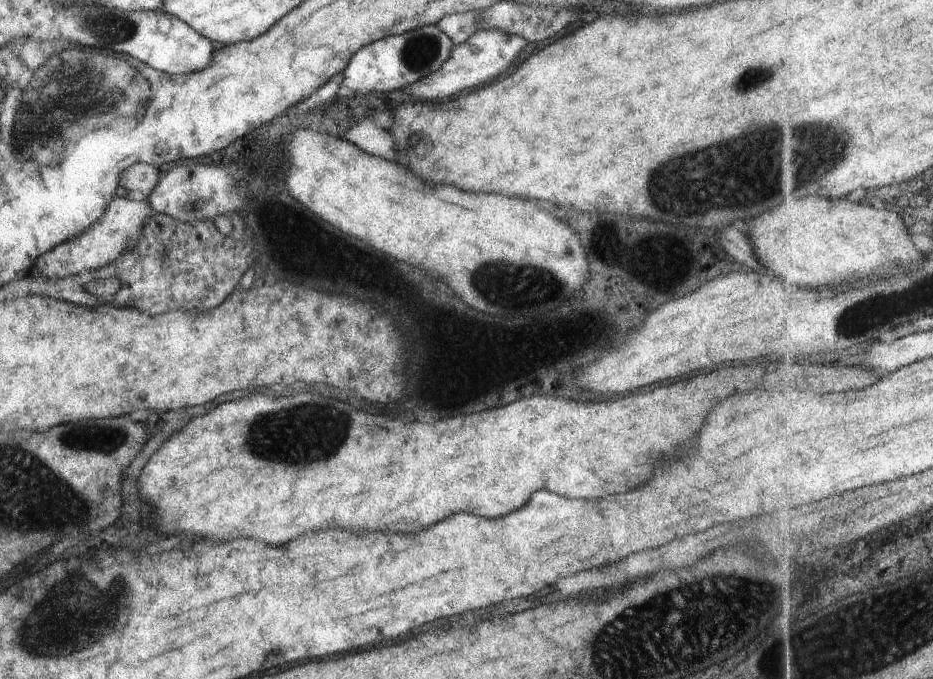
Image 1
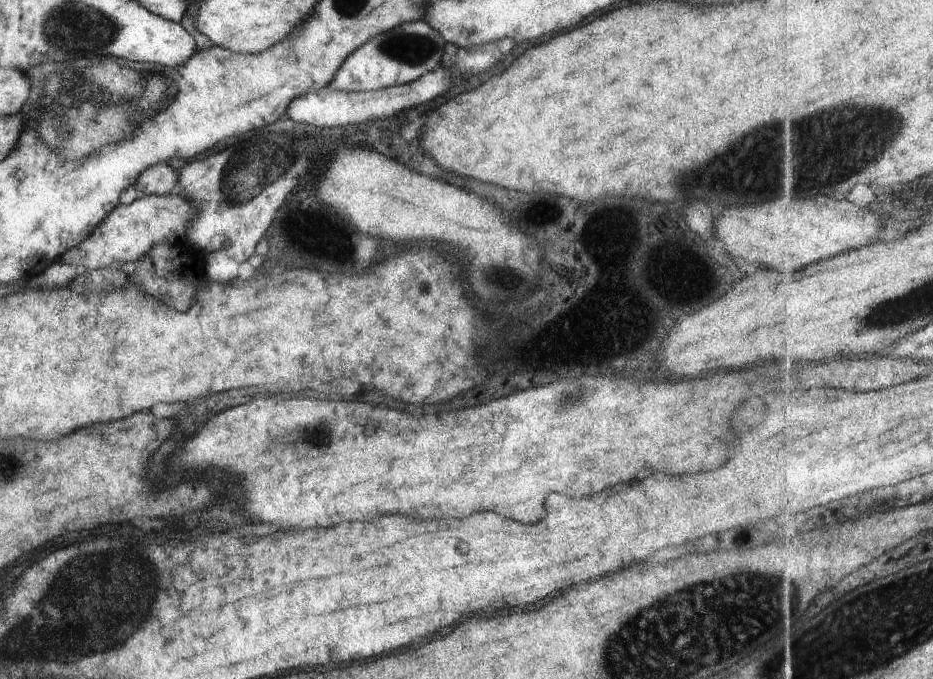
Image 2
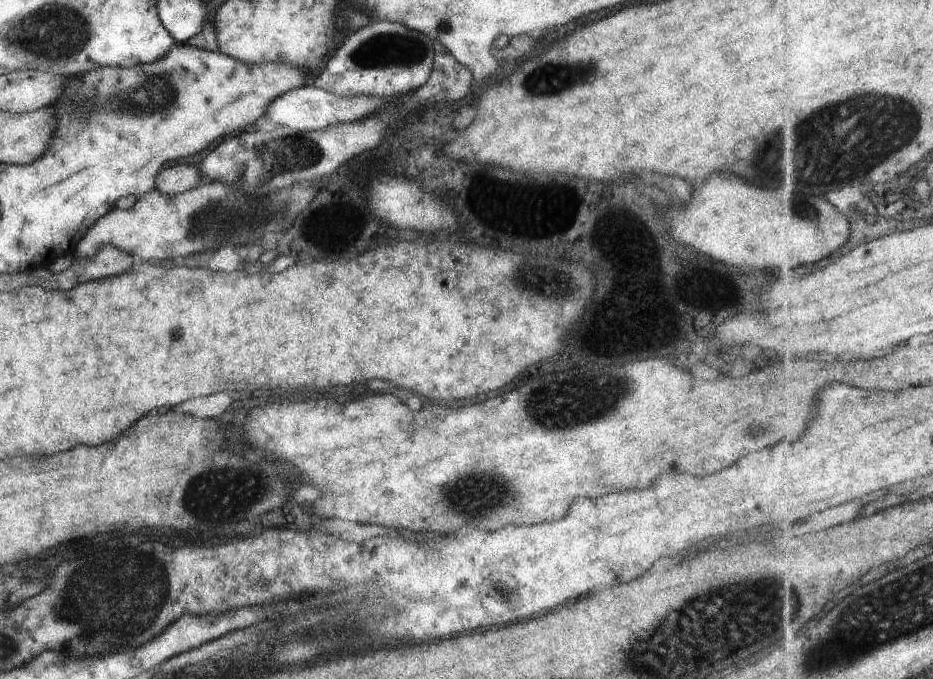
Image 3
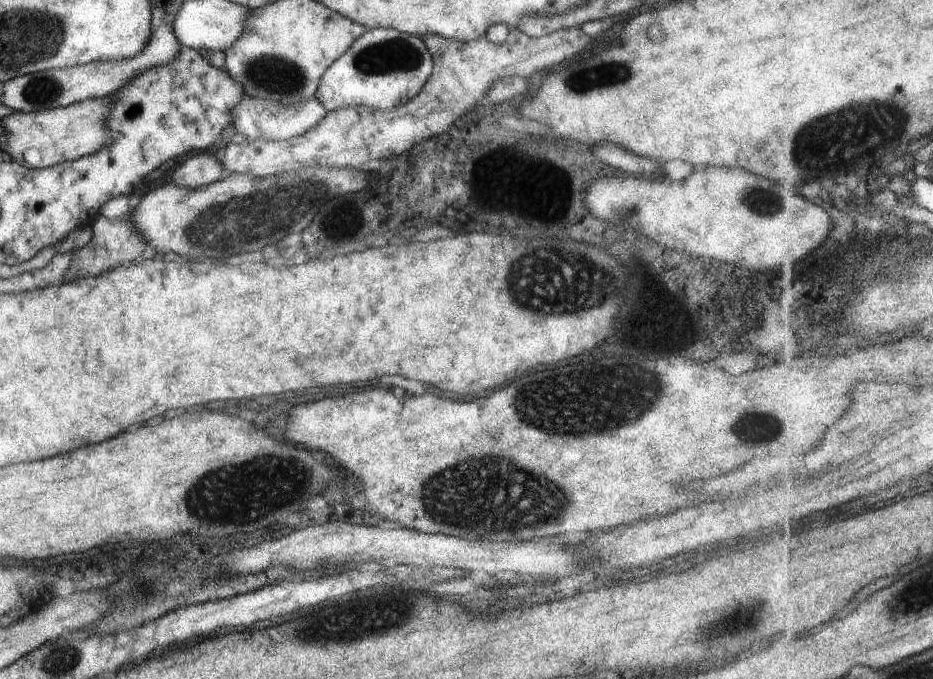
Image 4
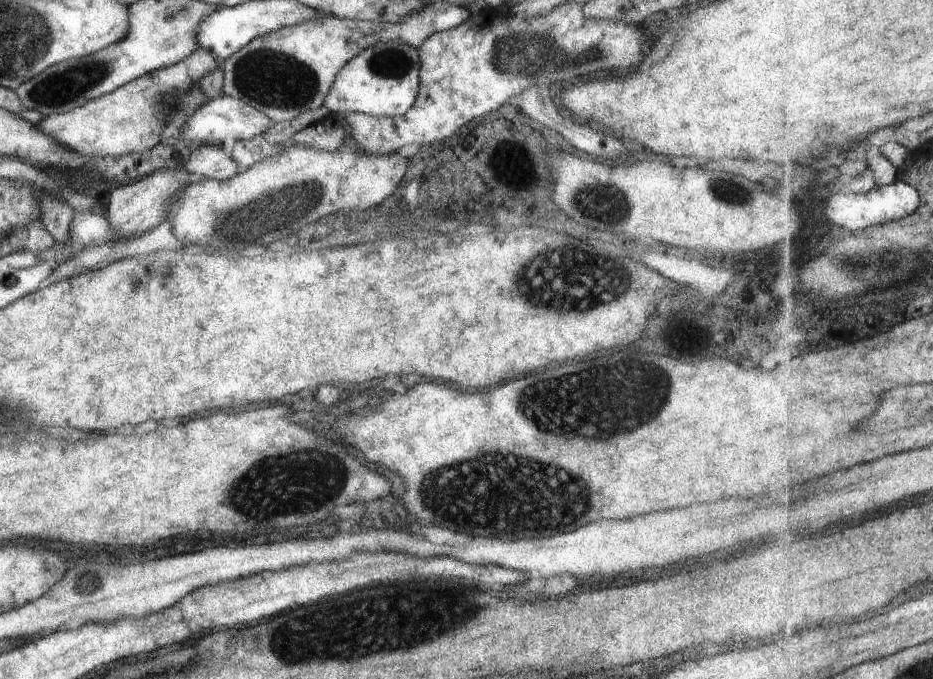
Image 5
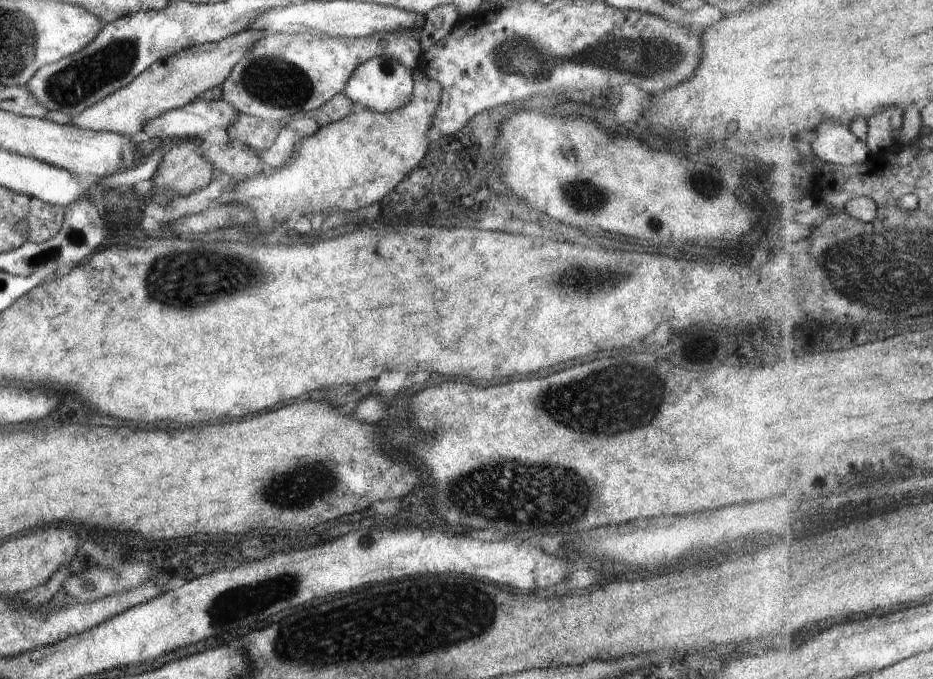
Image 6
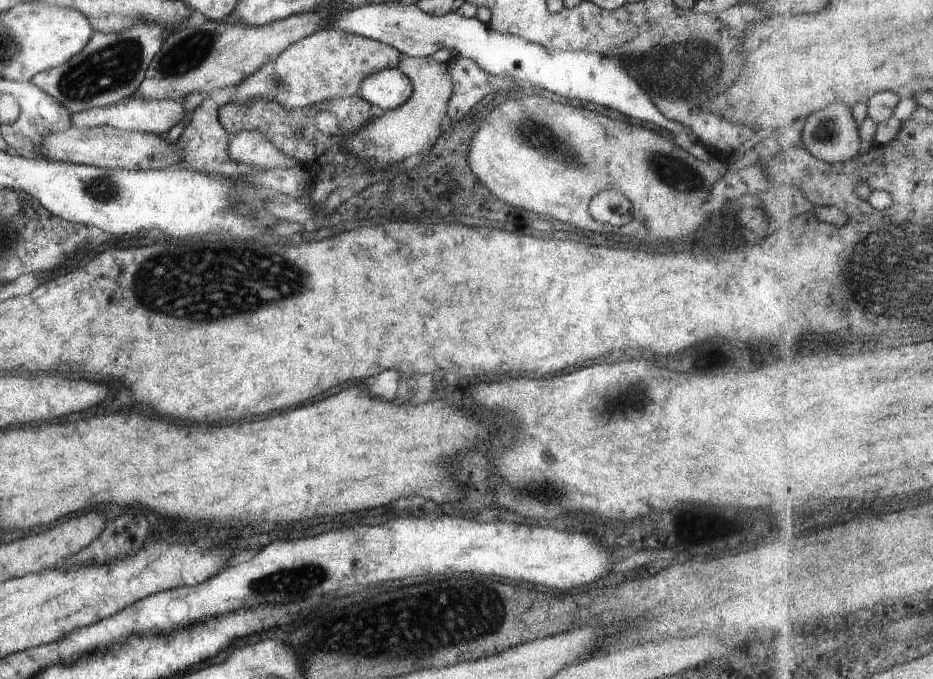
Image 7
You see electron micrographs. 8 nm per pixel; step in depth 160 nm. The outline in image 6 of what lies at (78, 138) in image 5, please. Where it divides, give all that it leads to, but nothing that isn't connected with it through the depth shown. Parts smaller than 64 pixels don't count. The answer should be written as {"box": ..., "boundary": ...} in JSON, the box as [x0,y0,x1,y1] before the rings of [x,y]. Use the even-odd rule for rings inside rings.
{"box":[69,29,267,140],"boundary":[[[243,29],[218,41],[194,44],[171,53],[168,57],[157,59],[129,84],[72,116],[73,120],[69,125],[90,131],[119,133],[139,140],[144,137],[142,126],[145,122],[166,110],[194,101],[202,92],[220,86],[241,57],[265,36],[267,34],[263,30]]]}

